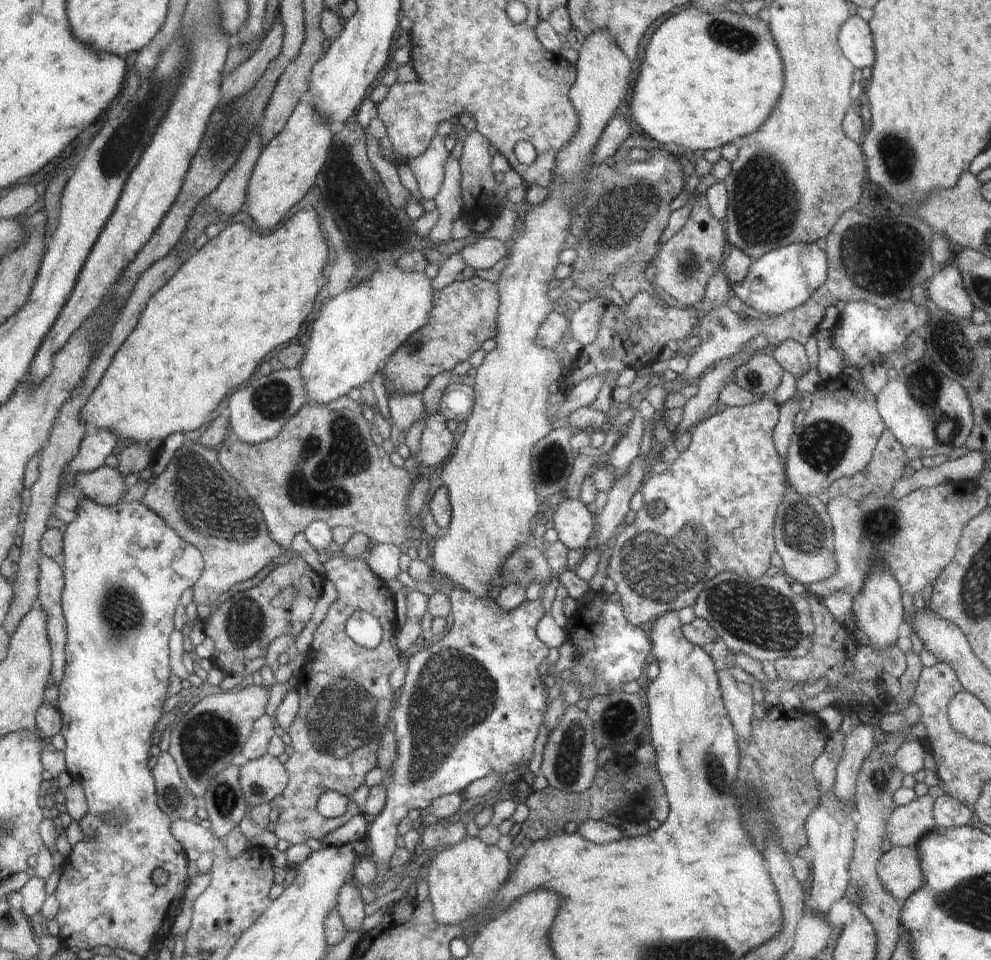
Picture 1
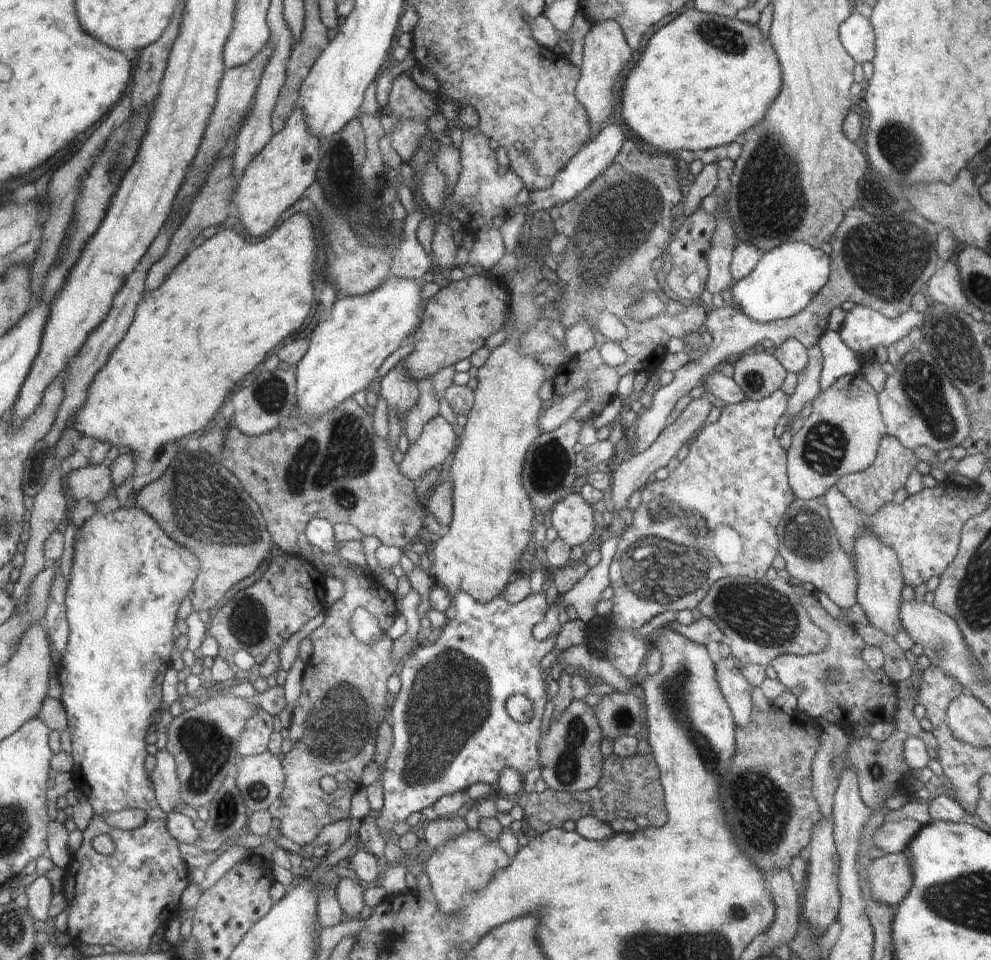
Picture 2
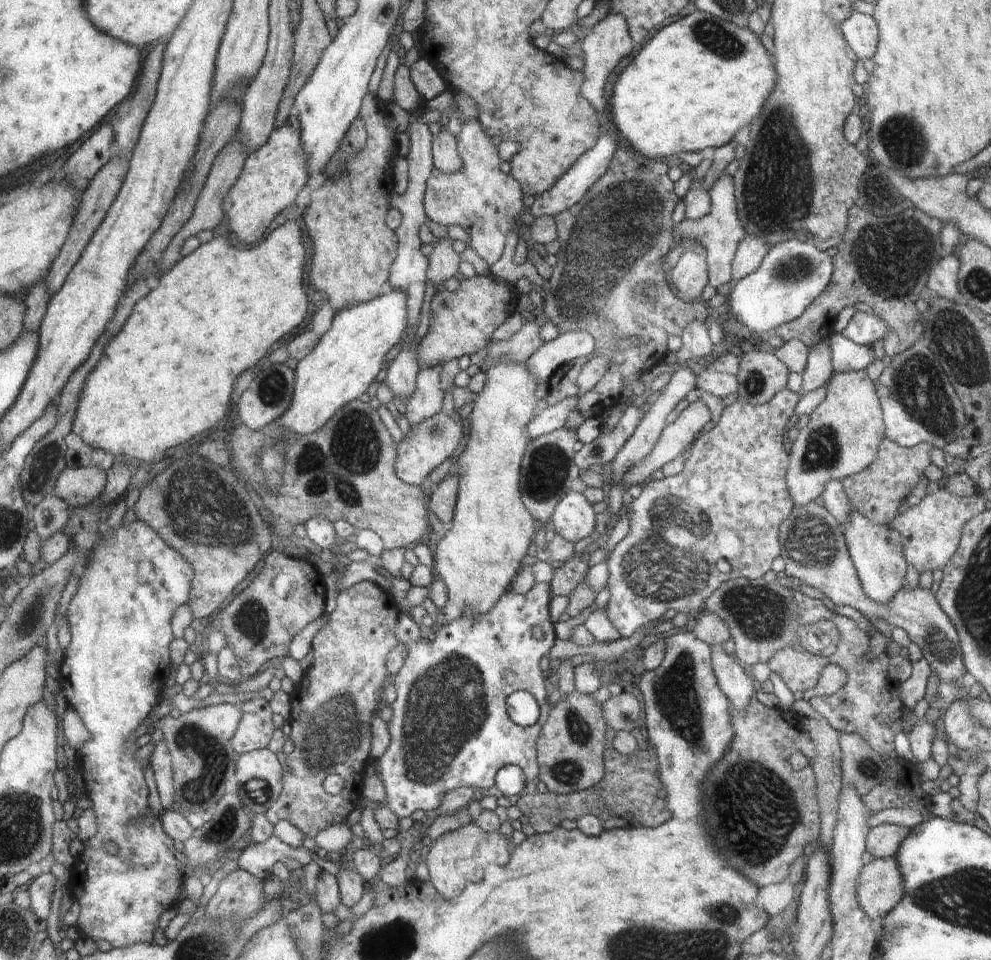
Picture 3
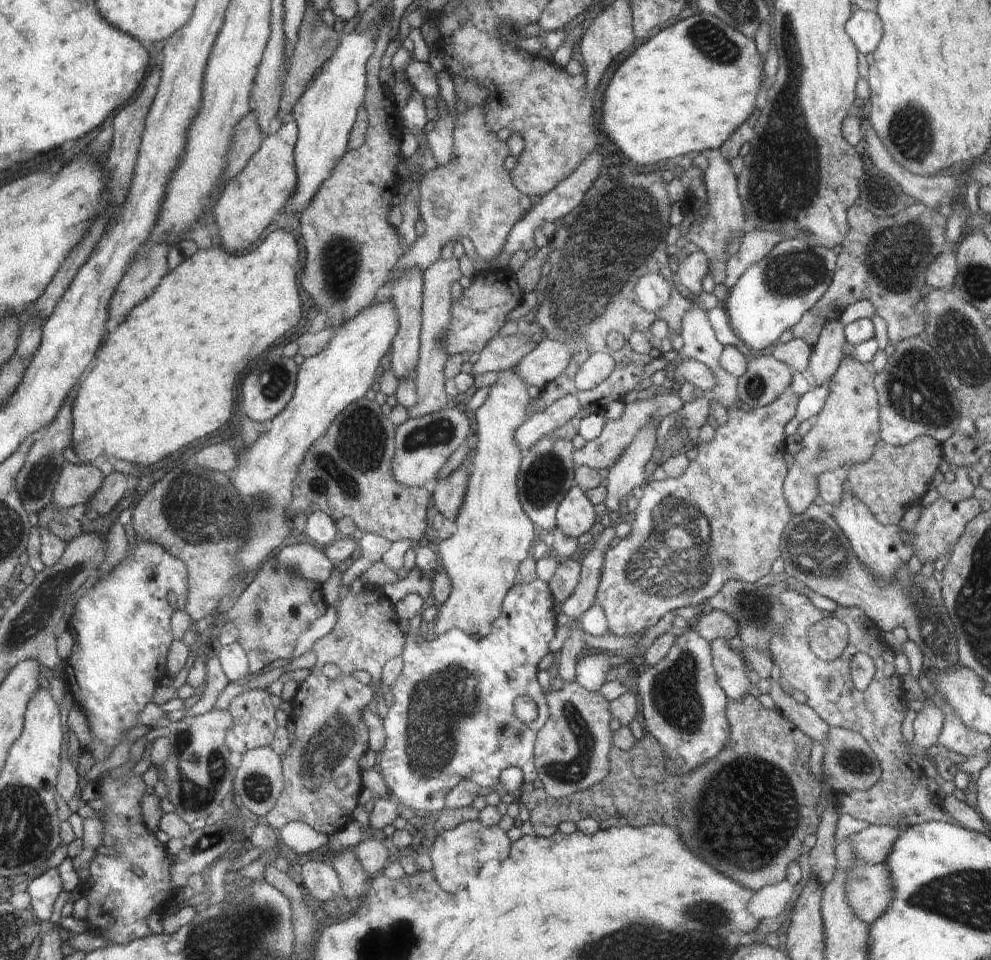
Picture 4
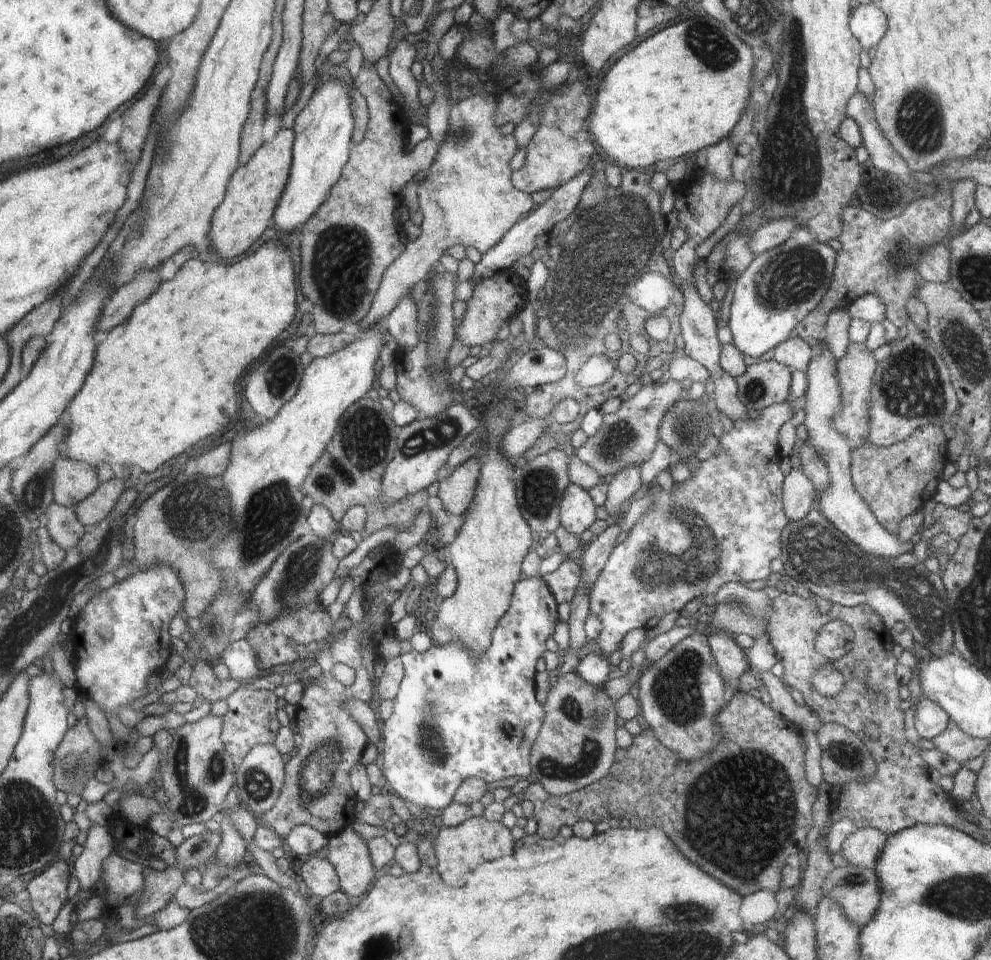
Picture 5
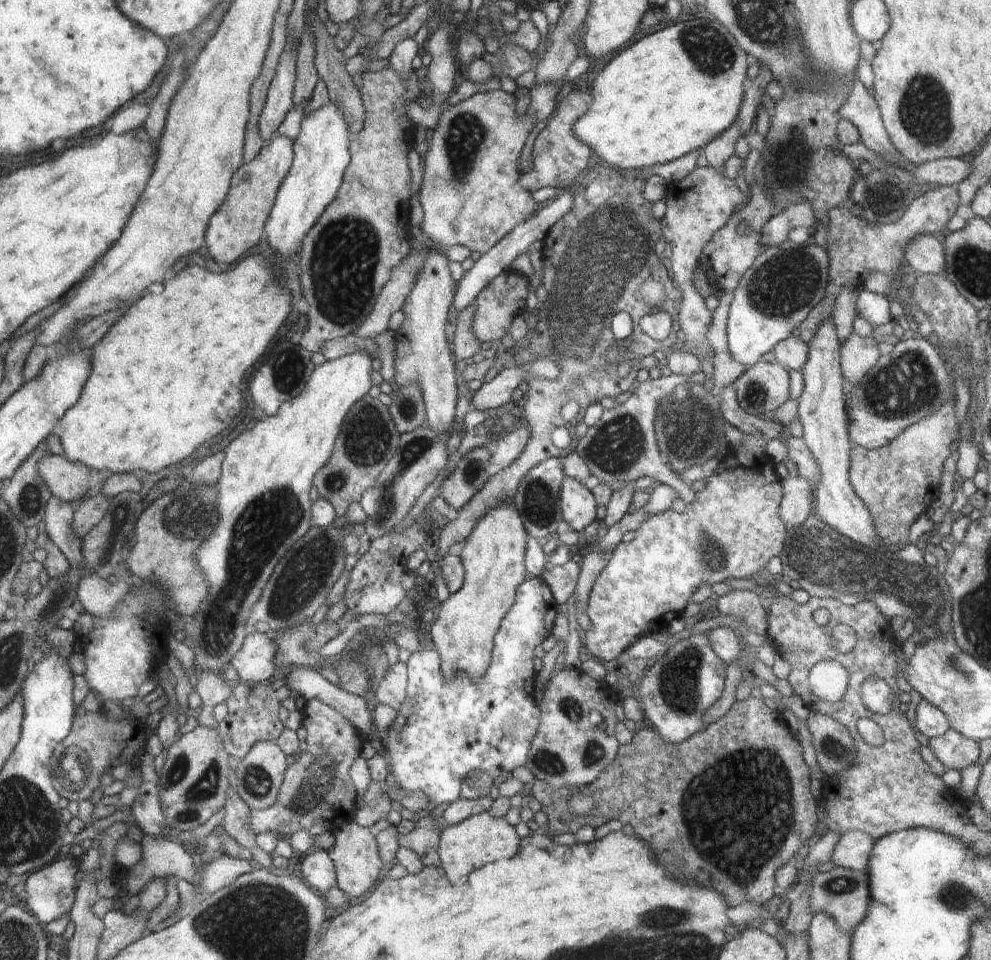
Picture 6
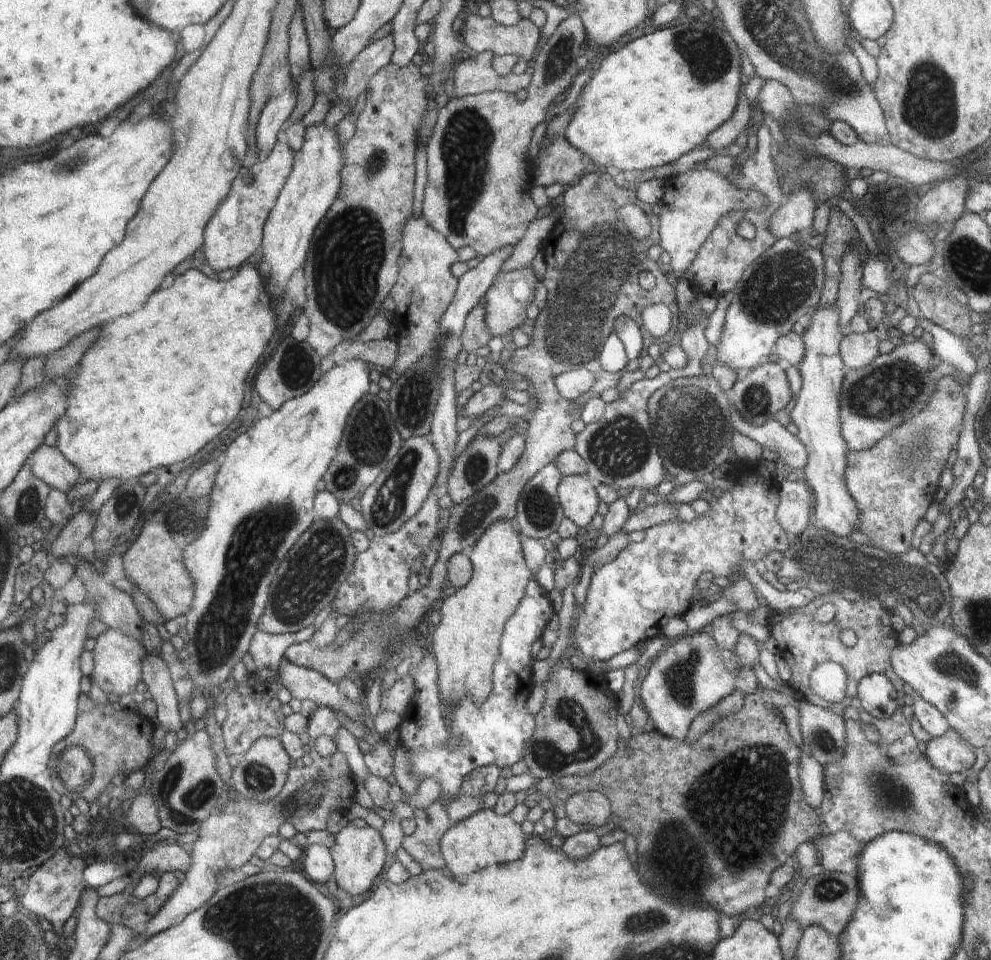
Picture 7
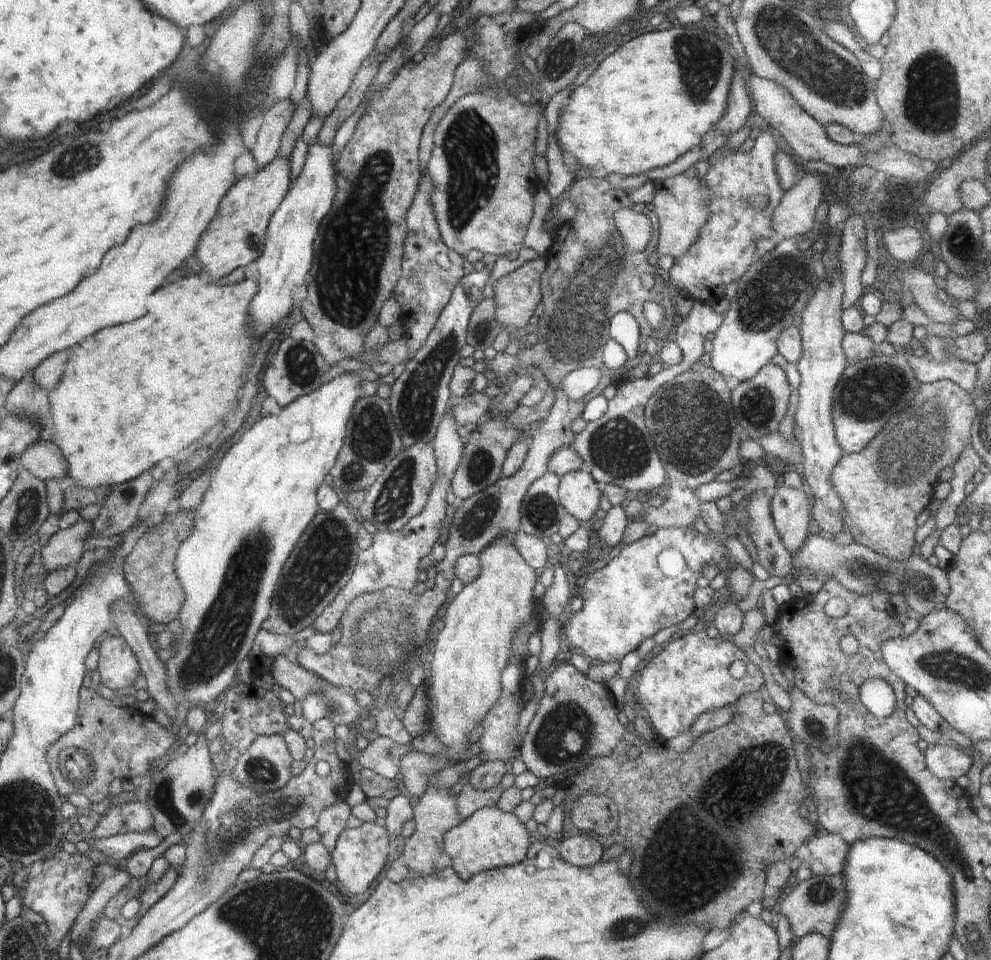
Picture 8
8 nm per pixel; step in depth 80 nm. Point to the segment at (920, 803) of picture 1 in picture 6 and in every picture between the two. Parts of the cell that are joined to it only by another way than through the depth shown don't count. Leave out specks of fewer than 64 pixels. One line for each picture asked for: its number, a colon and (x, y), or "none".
2: (894, 836)
3: (883, 841)
4: (872, 845)
5: (861, 847)
6: (854, 848)

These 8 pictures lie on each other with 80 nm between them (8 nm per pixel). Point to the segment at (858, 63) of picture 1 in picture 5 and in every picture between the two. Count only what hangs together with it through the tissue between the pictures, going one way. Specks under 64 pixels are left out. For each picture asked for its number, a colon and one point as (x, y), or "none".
2: (857, 37)
3: (860, 31)
4: (864, 27)
5: (868, 23)

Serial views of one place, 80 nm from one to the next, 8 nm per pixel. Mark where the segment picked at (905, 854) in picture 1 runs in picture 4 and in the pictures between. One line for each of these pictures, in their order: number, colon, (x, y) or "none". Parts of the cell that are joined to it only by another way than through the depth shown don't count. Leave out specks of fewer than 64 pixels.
2: (890, 878)
3: (880, 886)
4: (870, 890)

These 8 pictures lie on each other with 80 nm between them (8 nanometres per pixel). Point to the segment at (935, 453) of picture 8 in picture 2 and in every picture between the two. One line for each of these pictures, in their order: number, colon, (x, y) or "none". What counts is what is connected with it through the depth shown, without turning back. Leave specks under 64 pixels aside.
2: (869, 490)
3: (876, 492)
4: (893, 479)
5: (895, 481)
6: (897, 483)
7: (894, 483)

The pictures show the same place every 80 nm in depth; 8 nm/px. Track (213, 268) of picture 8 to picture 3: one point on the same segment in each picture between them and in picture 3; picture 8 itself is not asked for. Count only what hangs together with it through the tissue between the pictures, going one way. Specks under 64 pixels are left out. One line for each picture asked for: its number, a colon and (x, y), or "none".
3: (273, 174)
4: (248, 201)
5: (253, 193)
6: (237, 226)
7: (235, 233)

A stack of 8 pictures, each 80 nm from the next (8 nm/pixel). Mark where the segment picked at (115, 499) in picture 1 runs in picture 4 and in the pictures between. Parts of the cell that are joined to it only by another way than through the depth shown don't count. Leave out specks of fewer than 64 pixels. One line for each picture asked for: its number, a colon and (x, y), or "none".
2: (94, 483)
3: (77, 486)
4: (77, 483)

